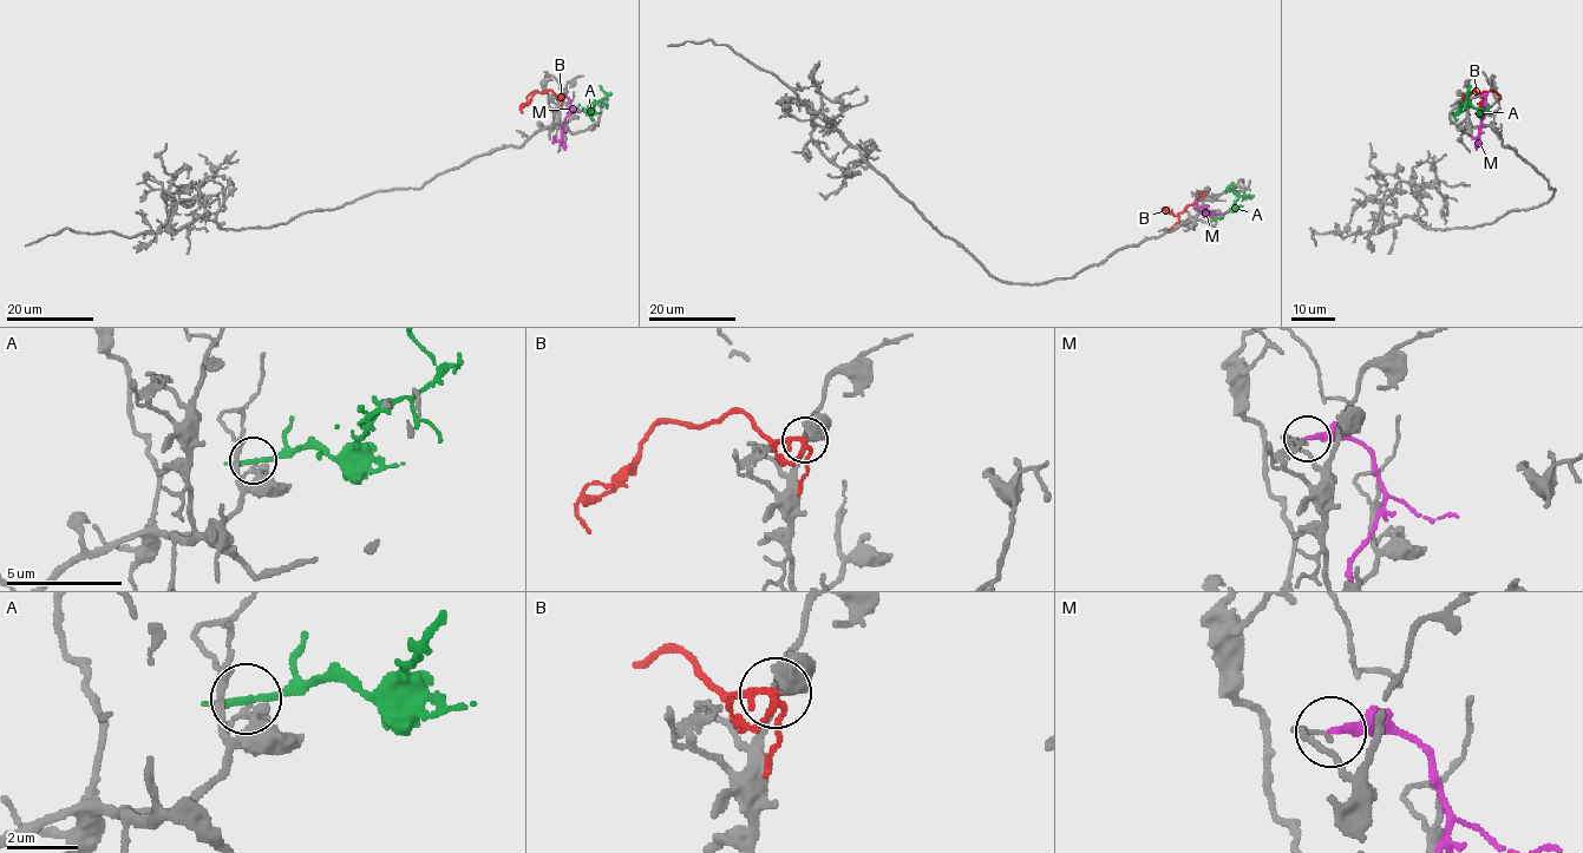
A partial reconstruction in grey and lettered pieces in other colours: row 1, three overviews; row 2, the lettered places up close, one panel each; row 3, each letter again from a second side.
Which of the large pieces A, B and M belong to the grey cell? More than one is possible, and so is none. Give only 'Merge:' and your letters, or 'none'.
Merge: none

